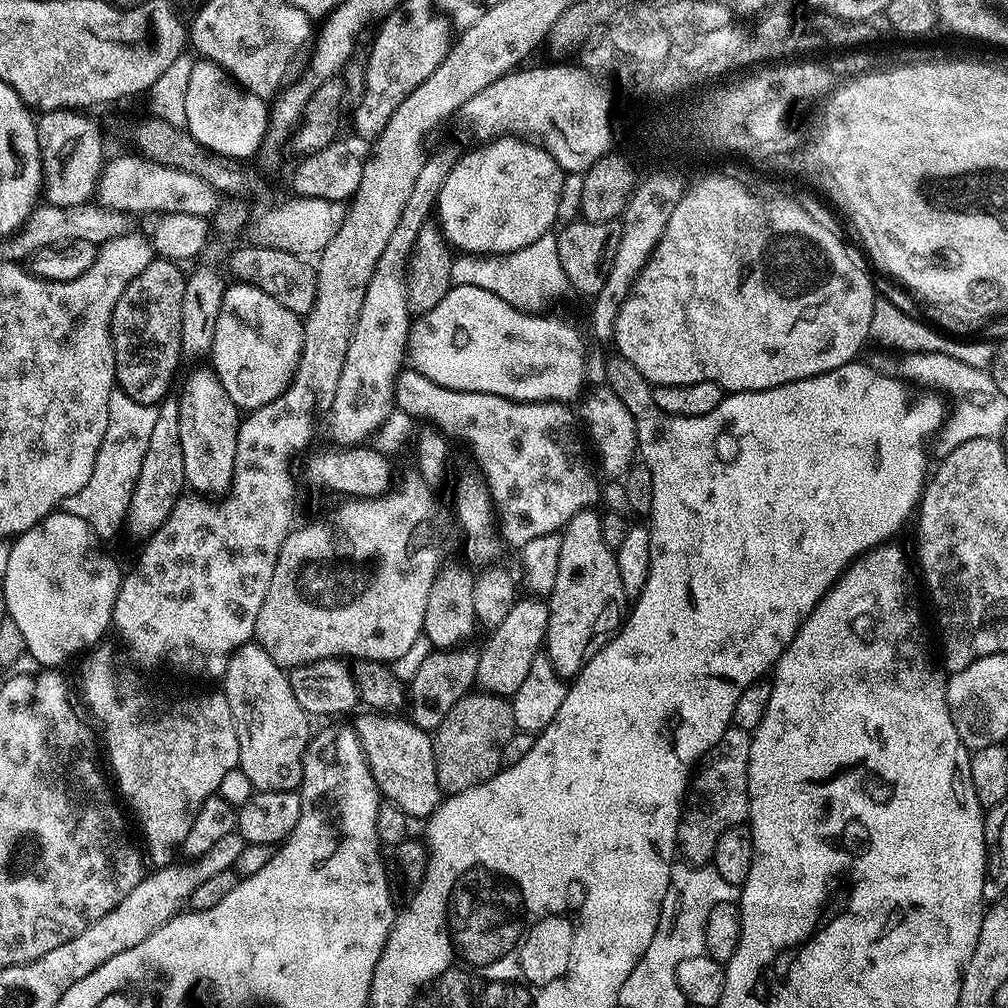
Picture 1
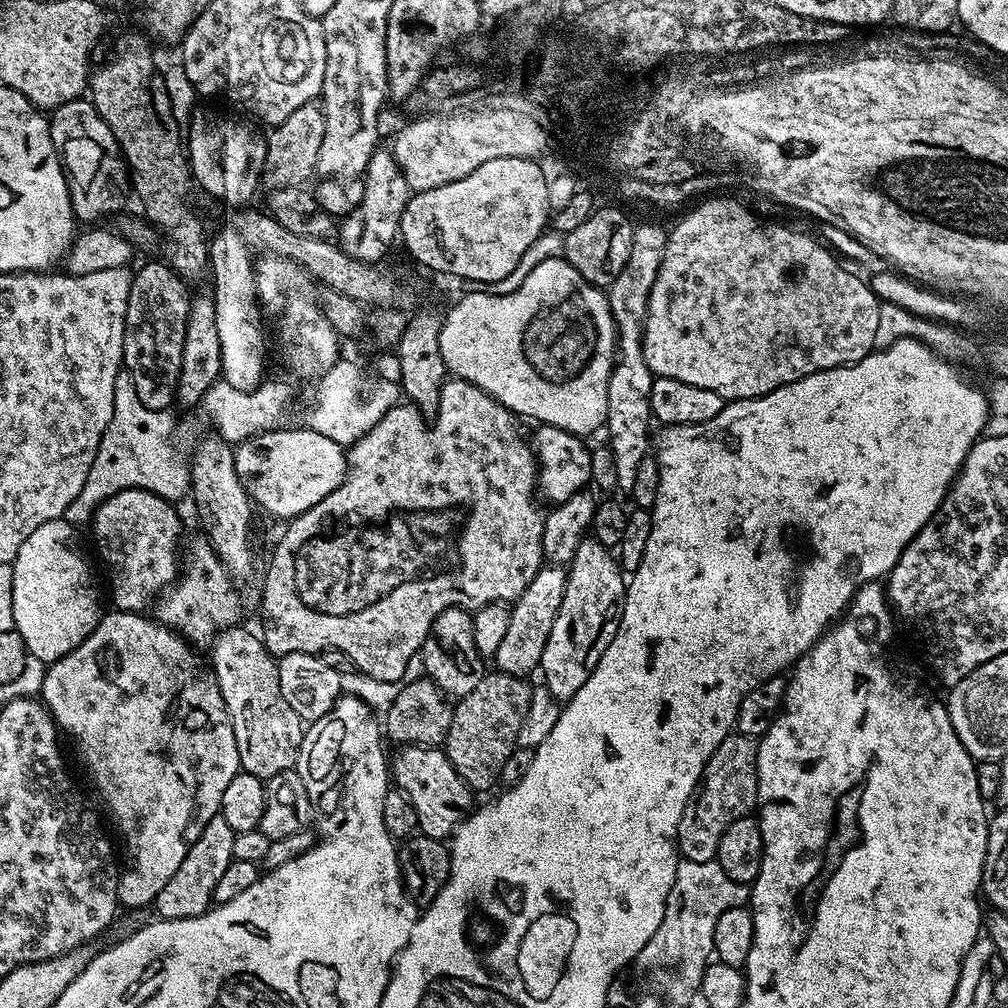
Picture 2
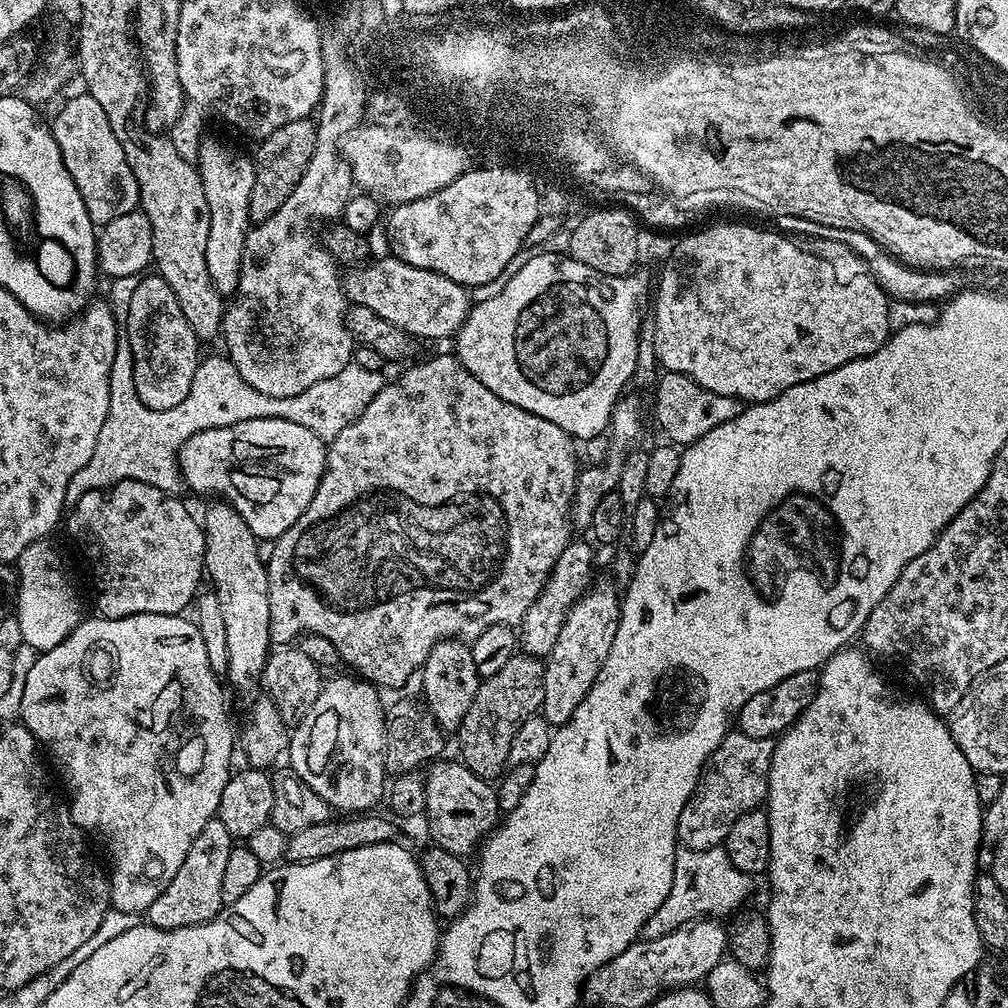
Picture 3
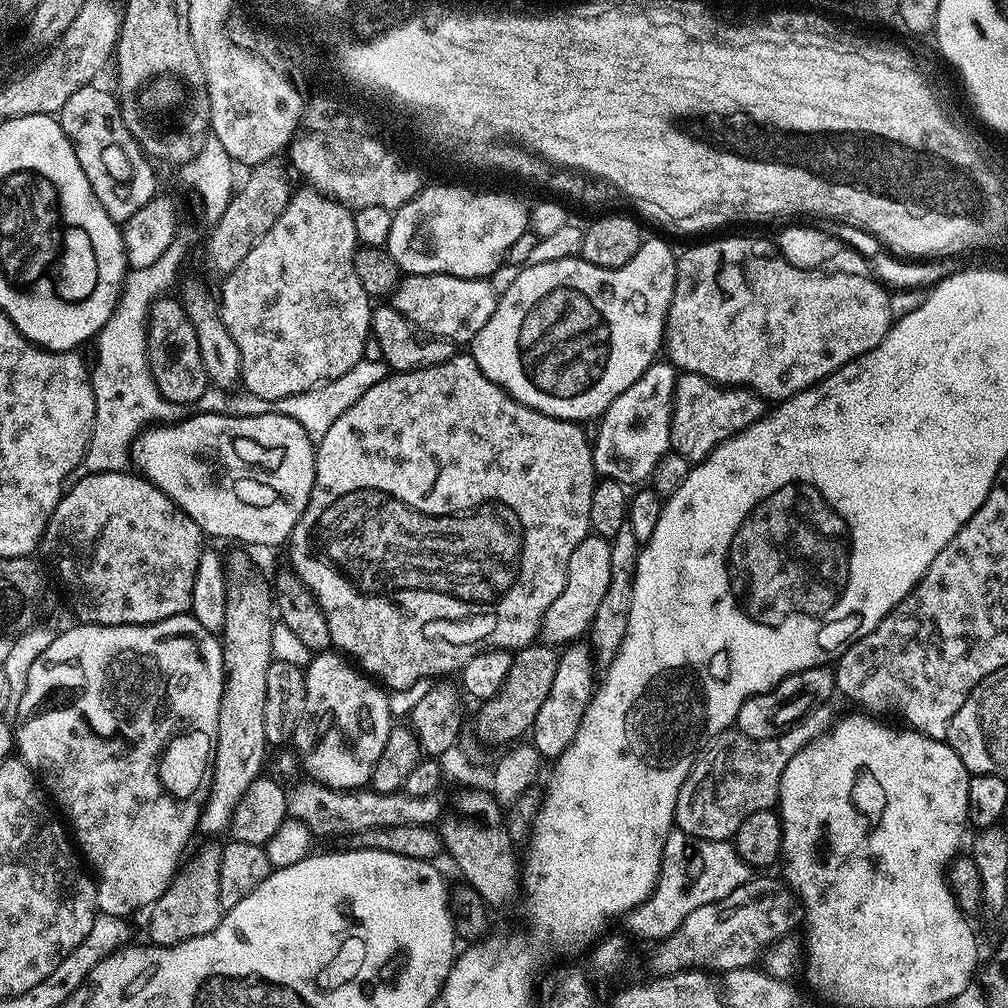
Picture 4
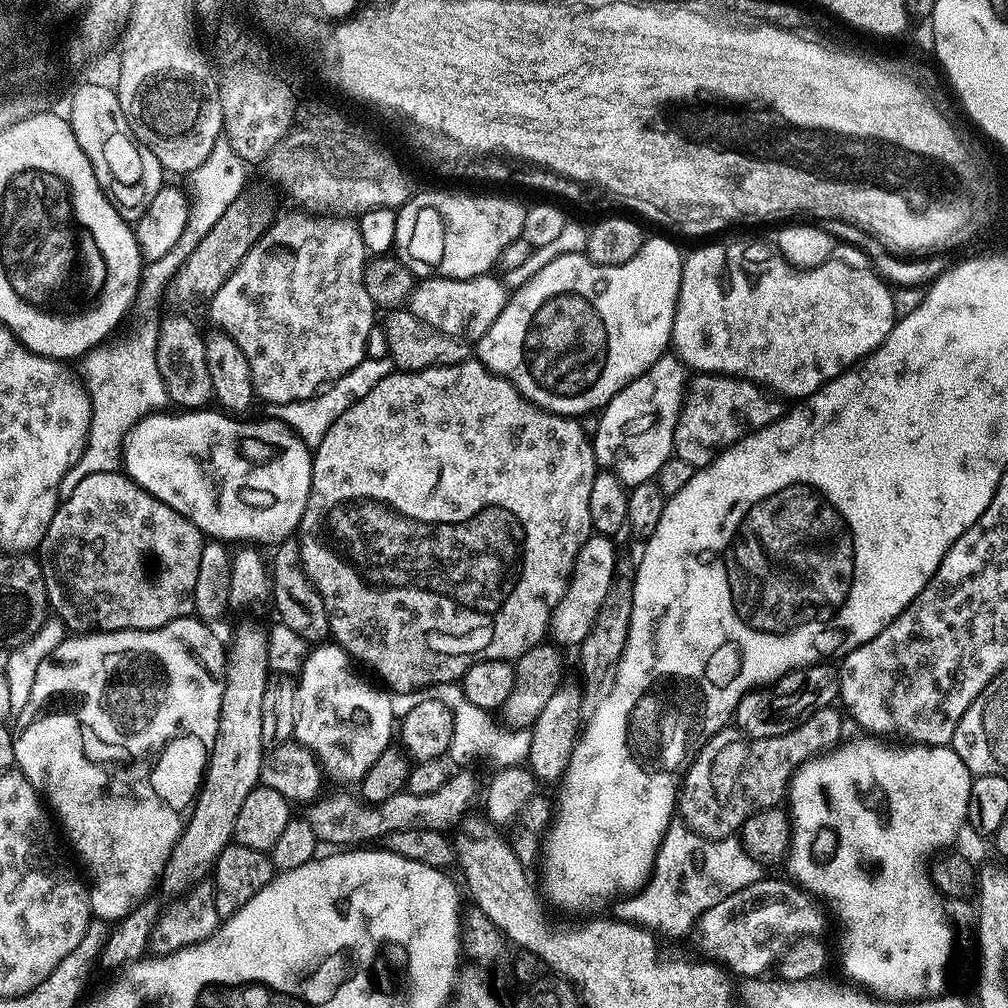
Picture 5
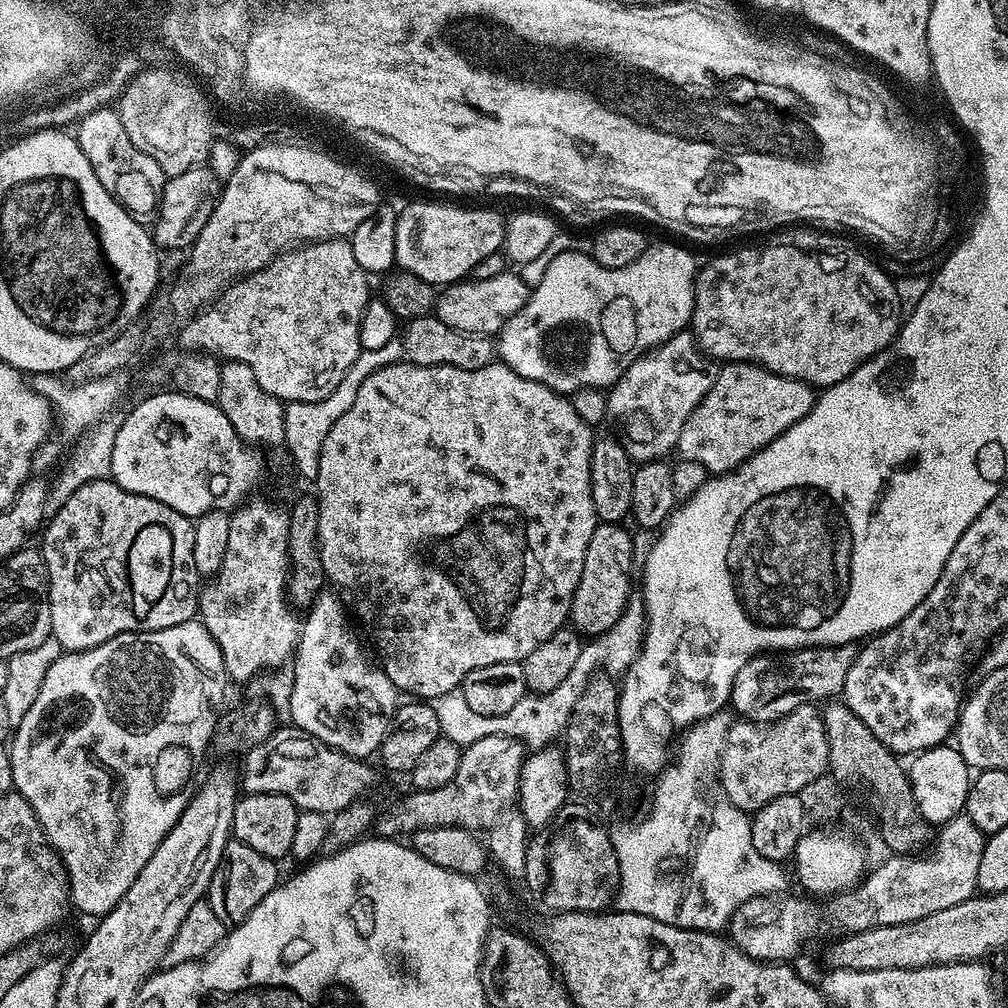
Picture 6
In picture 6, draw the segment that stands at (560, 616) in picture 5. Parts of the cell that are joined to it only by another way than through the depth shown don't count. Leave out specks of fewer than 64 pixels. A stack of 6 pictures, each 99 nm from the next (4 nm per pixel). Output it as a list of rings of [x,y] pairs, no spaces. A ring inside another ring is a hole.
[[[597,523],[590,546],[586,546],[582,578],[578,578],[570,613],[571,627],[581,637],[595,638],[609,632],[630,602],[632,580],[628,577],[628,559],[632,556],[632,536],[624,527],[623,523]]]

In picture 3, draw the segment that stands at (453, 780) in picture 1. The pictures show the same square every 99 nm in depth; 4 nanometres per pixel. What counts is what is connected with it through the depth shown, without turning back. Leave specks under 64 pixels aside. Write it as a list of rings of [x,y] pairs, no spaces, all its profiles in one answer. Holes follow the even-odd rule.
[[[517,654],[498,670],[498,674],[481,679],[474,702],[466,710],[458,729],[460,758],[472,773],[483,780],[499,779],[507,769],[510,742],[526,718],[537,715],[544,701],[544,660],[539,656]]]

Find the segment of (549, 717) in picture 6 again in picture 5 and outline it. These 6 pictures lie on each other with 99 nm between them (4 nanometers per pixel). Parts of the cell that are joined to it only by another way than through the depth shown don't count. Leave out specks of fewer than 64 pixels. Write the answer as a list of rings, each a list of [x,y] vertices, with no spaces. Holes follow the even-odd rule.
[[[459,683],[437,684],[434,696],[448,707],[454,720],[454,730],[447,750],[447,755],[453,761],[472,760],[475,756],[493,756],[500,766],[520,766],[527,761],[532,741],[532,732],[527,727],[509,726],[504,722],[495,724],[492,721],[493,713],[489,709],[474,706],[474,702],[464,696],[464,689]]]

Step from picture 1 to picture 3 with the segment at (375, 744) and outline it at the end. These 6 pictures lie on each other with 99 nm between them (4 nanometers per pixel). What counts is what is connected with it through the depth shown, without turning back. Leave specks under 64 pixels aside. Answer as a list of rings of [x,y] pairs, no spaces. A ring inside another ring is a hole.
[[[441,758],[427,769],[424,776],[426,786],[426,821],[431,843],[437,848],[461,858],[479,849],[485,836],[492,833],[500,823],[502,813],[498,806],[495,787],[489,781],[474,774],[459,759]]]

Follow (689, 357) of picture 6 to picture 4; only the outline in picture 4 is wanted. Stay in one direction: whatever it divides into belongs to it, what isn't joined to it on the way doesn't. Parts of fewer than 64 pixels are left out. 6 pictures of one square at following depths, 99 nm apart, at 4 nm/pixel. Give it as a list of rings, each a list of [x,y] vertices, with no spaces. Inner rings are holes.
[[[654,362],[599,417],[598,440],[592,445],[592,465],[597,477],[616,480],[625,486],[639,485],[651,477],[654,466],[670,451],[670,418],[672,394],[677,369],[671,363]],[[639,480],[644,480],[640,481]]]

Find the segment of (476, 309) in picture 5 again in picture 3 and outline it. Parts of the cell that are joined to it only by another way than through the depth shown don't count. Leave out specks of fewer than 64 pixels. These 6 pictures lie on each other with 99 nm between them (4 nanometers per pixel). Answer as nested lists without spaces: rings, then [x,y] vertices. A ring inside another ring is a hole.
[[[392,254],[385,260],[374,260],[349,267],[343,273],[344,294],[352,304],[367,306],[413,338],[444,340],[447,336],[448,339],[455,337],[468,317],[469,289],[434,270],[410,266]]]

